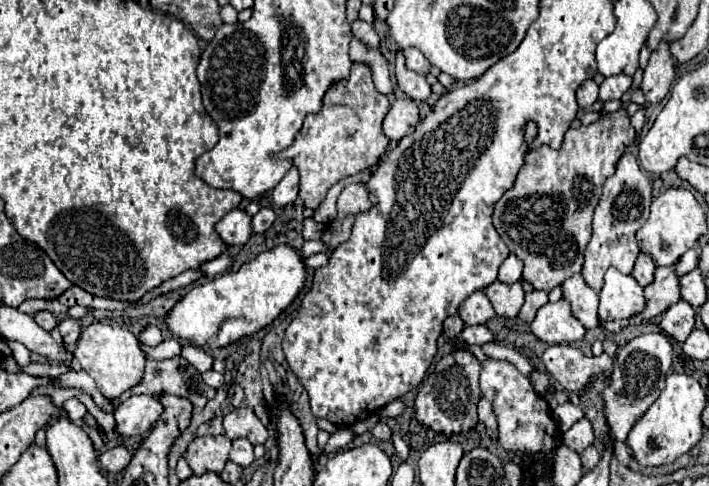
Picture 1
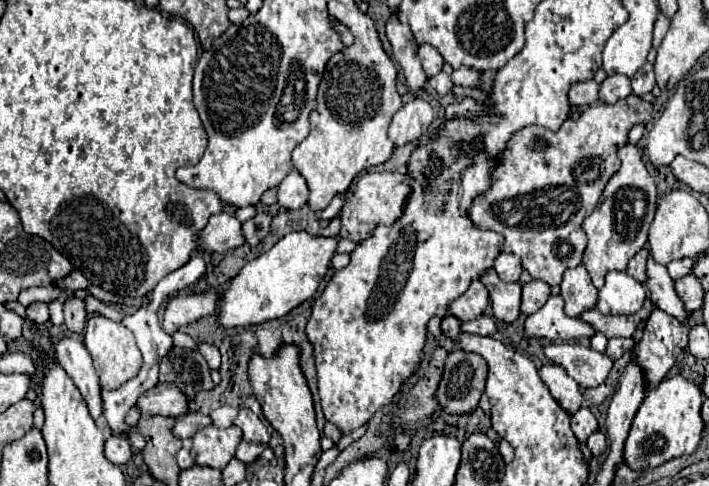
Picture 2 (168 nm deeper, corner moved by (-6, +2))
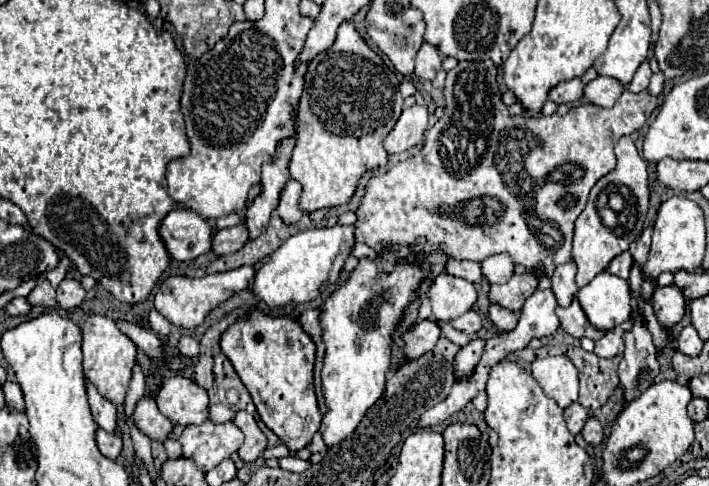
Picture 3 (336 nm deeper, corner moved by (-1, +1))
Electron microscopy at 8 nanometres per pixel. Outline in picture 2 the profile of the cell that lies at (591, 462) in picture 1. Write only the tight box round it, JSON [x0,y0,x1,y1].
[587,432,607,458]

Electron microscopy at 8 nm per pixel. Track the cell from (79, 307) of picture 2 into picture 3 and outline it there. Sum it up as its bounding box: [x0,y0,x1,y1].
[56,277,86,311]

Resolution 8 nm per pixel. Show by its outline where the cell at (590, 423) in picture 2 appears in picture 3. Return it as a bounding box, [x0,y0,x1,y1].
[564,401,588,433]

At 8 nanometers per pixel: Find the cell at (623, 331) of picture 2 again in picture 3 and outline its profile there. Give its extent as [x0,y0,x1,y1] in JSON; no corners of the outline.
[556,299,604,341]

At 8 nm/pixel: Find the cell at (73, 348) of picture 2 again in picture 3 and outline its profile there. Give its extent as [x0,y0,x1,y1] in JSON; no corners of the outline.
[86,383,116,433]

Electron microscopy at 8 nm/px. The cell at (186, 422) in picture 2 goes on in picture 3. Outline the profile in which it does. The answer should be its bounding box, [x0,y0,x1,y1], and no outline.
[132,397,174,441]

